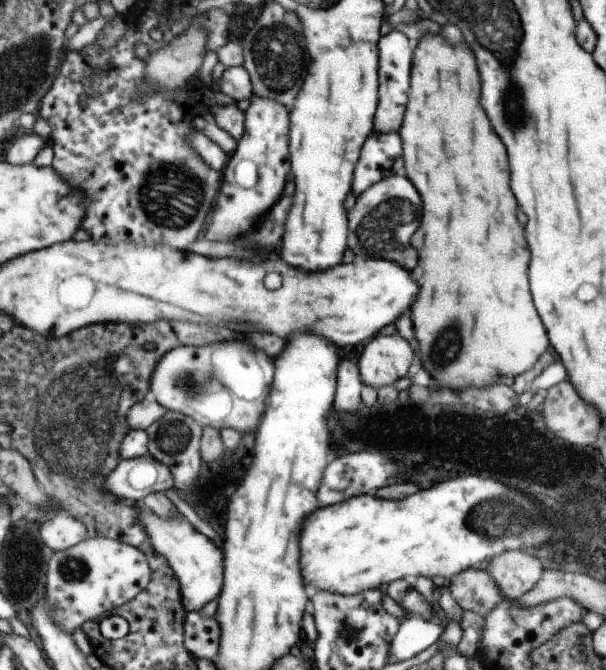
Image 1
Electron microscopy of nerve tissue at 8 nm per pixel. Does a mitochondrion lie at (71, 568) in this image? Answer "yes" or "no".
yes

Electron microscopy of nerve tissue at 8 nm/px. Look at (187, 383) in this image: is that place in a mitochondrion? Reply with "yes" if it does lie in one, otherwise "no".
yes

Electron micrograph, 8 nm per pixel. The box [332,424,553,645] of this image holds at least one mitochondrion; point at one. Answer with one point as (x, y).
(495, 518)

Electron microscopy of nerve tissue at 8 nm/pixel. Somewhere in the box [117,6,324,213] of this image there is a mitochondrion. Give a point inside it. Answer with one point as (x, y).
(275, 53)

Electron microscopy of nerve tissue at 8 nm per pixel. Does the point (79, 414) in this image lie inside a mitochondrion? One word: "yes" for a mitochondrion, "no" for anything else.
yes

